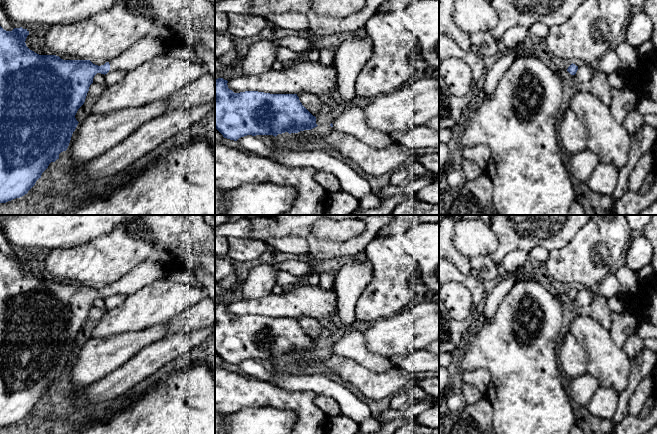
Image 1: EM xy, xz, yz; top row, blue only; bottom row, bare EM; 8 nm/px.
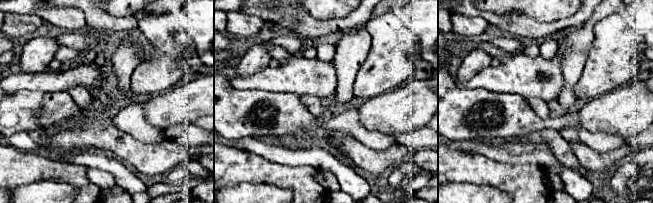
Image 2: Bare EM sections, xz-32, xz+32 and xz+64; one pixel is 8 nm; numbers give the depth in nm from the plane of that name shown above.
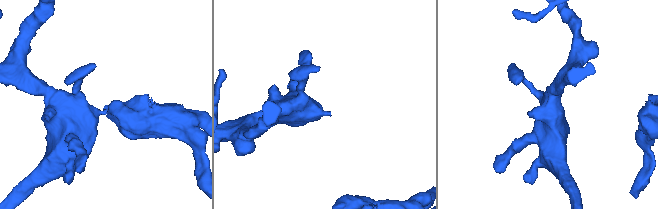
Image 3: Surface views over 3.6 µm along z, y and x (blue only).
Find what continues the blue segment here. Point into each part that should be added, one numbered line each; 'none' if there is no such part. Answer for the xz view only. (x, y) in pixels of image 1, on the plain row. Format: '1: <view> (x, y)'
1: xz (352, 345)

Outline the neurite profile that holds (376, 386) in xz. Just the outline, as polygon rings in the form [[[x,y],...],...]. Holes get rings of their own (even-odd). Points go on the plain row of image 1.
[[[333,353],[323,360],[308,359],[310,367],[320,367],[330,376],[349,387],[357,389],[365,397],[380,401],[397,395],[413,384],[423,374],[413,374],[402,368],[393,367],[384,373],[375,373],[363,367],[360,362]]]

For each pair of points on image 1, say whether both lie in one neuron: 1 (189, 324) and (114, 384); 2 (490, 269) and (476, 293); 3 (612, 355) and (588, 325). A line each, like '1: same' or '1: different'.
1: different
2: different
3: same

